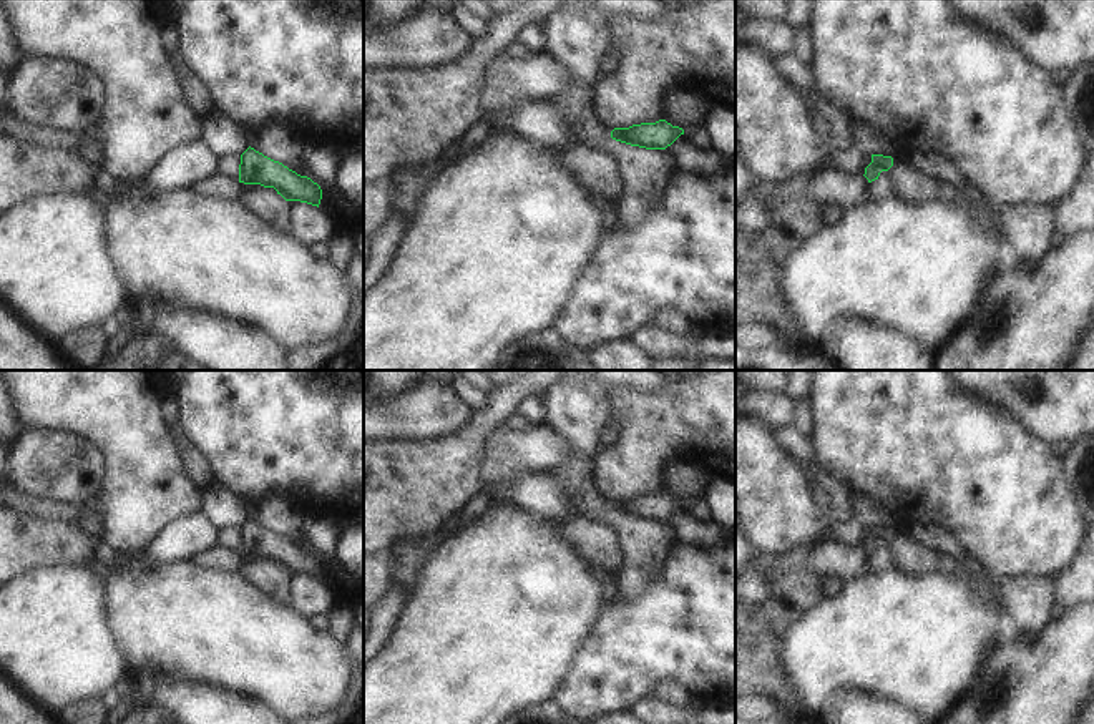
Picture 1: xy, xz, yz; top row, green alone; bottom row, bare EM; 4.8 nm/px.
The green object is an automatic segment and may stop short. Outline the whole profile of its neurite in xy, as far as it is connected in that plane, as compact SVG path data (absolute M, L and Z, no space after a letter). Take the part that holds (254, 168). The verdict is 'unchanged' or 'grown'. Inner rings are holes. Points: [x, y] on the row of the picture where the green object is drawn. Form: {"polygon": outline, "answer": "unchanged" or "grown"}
{"polygon": "M254 148L241 154L239 183L274 188L286 201L320 204L322 189L307 176L300 176L279 161L274 161Z", "answer": "unchanged"}

